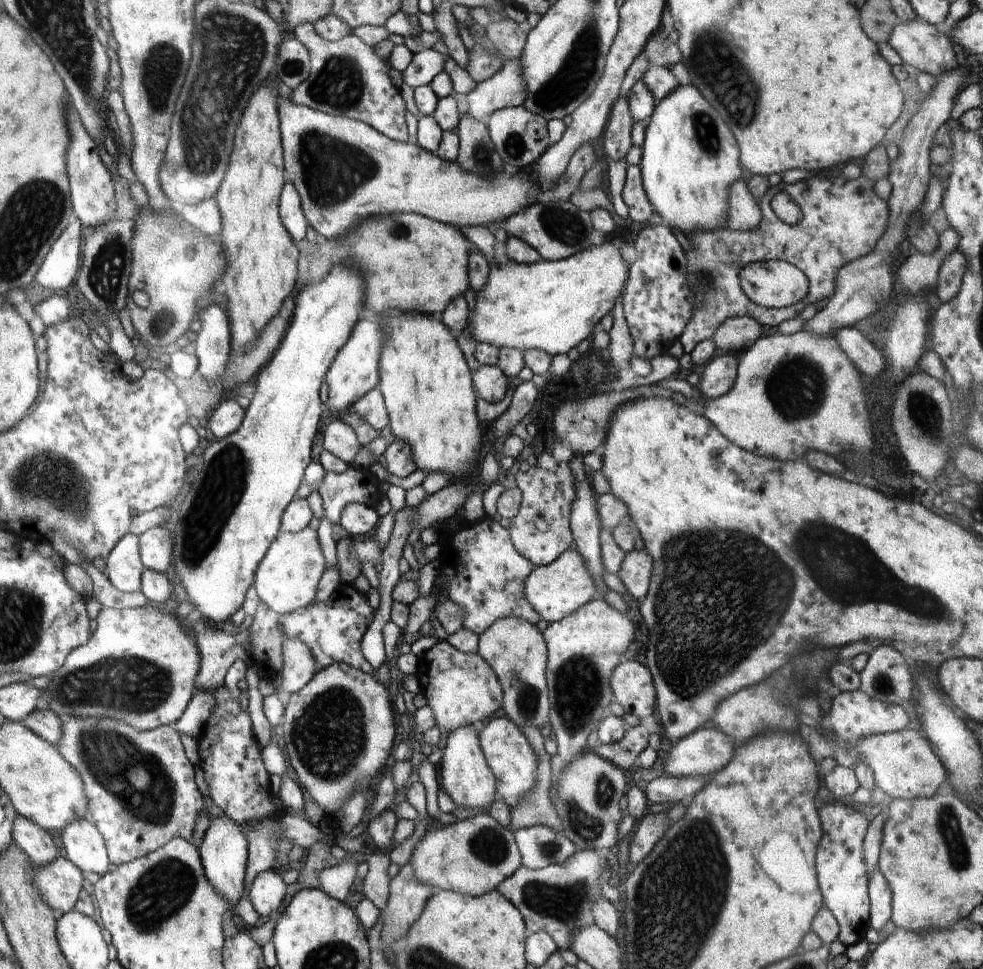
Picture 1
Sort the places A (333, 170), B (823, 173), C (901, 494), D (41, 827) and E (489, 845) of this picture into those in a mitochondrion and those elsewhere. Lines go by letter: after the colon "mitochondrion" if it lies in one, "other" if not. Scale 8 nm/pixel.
A: mitochondrion
B: other
C: other
D: other
E: mitochondrion

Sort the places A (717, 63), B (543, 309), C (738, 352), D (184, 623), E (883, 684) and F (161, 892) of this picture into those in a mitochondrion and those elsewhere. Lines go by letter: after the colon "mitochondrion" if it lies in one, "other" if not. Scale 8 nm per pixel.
A: mitochondrion
B: other
C: other
D: other
E: mitochondrion
F: mitochondrion

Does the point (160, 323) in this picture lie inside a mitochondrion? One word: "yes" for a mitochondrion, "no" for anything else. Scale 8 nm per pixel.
yes

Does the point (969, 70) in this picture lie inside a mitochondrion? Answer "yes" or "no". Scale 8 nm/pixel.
no

